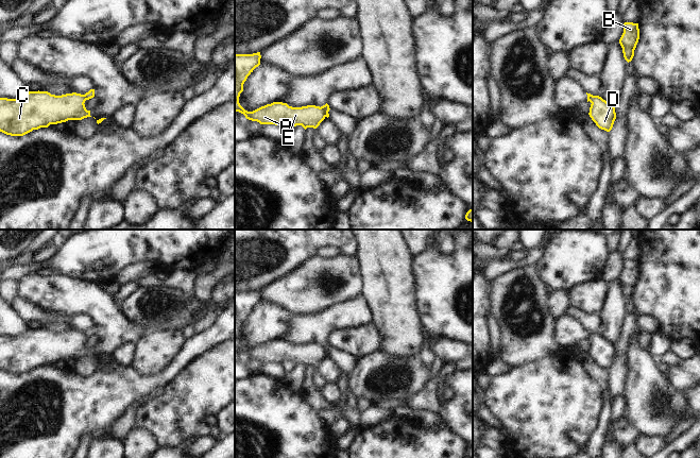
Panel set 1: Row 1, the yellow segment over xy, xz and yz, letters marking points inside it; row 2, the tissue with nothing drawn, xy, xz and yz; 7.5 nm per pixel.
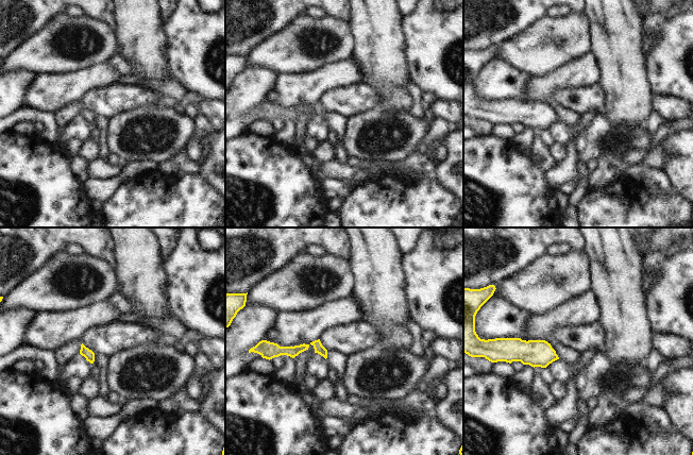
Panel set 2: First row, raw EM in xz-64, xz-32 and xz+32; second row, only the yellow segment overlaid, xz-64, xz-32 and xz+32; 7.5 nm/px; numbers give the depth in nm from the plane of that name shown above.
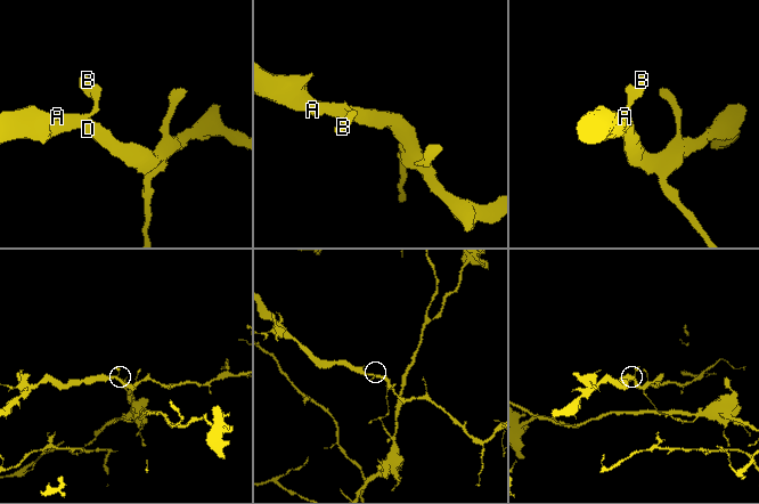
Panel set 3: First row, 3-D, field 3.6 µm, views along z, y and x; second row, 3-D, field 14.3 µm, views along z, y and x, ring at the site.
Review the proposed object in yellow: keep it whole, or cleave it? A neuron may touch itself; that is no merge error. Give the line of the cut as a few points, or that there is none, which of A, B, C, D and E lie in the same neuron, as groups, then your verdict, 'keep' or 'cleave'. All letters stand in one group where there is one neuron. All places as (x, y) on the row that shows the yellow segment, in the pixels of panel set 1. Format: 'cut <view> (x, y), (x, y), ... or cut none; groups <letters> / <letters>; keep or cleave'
cut xz (320, 107), (325, 116); groups A C D E / B; cleave

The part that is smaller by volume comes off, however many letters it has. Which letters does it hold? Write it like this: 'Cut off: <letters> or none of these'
Cut off: B.

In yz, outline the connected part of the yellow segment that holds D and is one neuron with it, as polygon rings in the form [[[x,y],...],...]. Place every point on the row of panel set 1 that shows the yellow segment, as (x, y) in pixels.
[[[593,96],[590,102],[588,115],[592,120],[599,129],[610,132],[616,119],[615,107],[599,96]]]

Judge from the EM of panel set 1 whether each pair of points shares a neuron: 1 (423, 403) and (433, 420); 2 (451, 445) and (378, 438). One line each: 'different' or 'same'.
1: different
2: same

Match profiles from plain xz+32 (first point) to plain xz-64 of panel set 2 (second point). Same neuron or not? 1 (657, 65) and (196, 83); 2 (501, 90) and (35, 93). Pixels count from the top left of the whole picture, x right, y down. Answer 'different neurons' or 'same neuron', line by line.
1: same neuron
2: different neurons

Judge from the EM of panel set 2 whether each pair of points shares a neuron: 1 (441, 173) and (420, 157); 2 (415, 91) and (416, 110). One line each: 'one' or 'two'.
1: two
2: one

